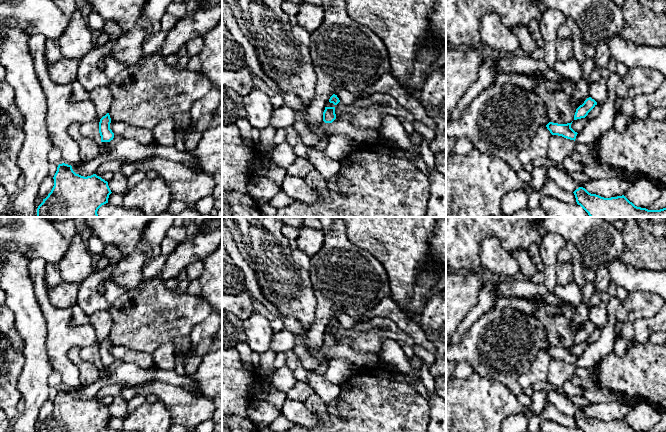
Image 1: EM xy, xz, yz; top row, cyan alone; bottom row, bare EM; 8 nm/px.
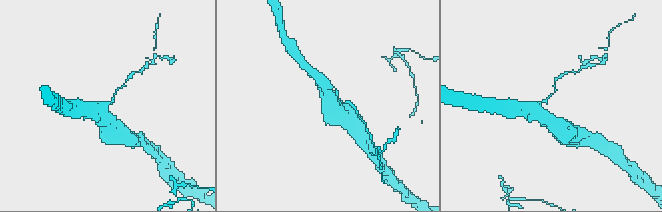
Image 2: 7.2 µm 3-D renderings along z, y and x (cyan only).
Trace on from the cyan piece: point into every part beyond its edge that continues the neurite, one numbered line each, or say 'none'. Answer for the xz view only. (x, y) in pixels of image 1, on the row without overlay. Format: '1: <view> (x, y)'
none

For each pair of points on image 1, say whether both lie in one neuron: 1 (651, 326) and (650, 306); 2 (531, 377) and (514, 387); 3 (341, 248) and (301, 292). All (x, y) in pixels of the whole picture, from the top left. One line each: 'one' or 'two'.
1: two
2: two
3: two

